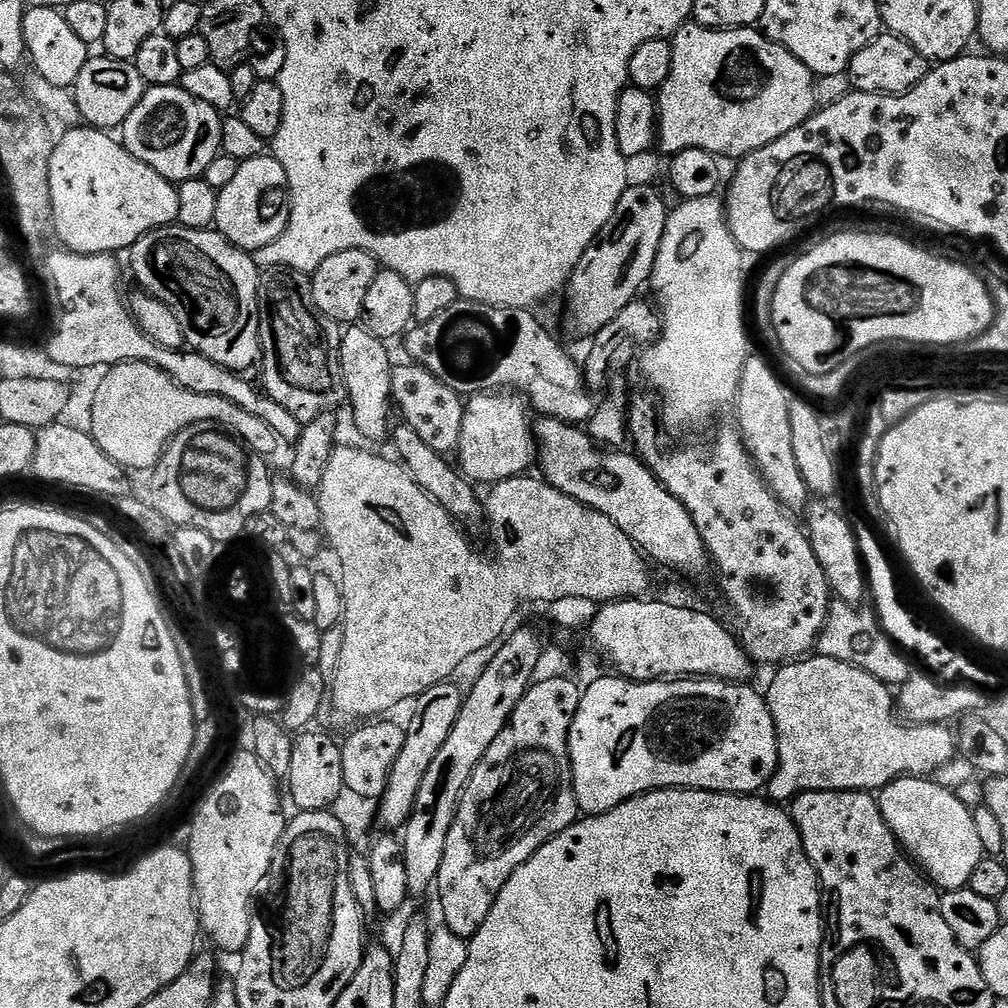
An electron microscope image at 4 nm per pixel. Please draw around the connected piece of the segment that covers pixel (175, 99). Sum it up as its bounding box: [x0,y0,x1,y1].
[122,86,222,182]

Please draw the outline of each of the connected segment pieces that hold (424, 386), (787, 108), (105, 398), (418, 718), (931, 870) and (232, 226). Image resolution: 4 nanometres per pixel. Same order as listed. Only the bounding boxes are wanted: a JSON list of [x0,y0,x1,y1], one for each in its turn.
[[392,362,465,454],[658,22,817,158],[92,362,278,470],[378,682,465,830],[878,775,986,890],[214,154,291,254]]

